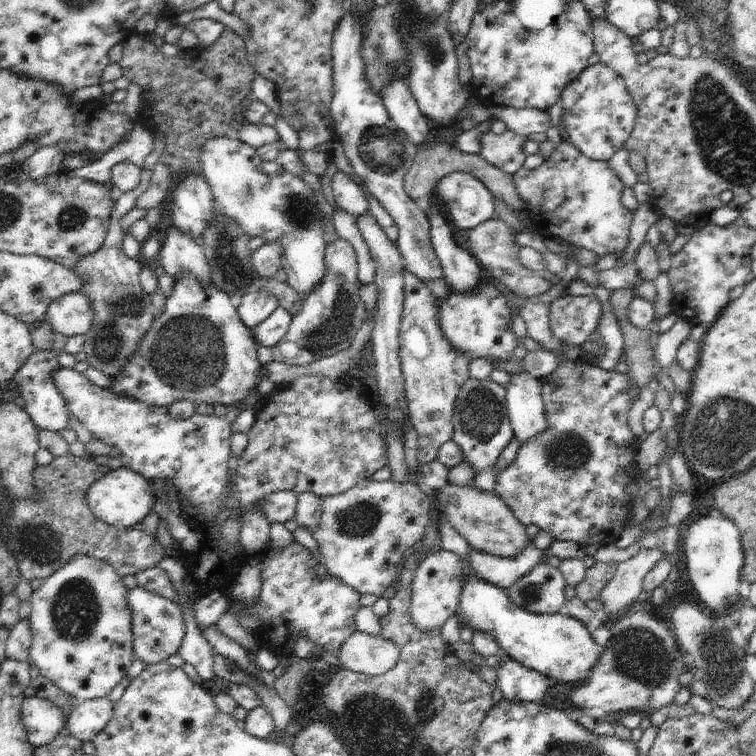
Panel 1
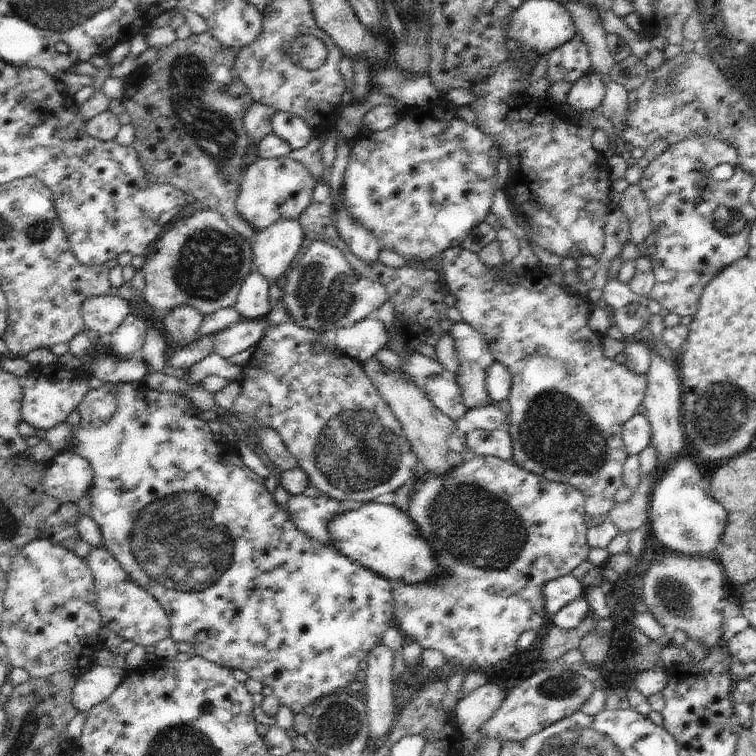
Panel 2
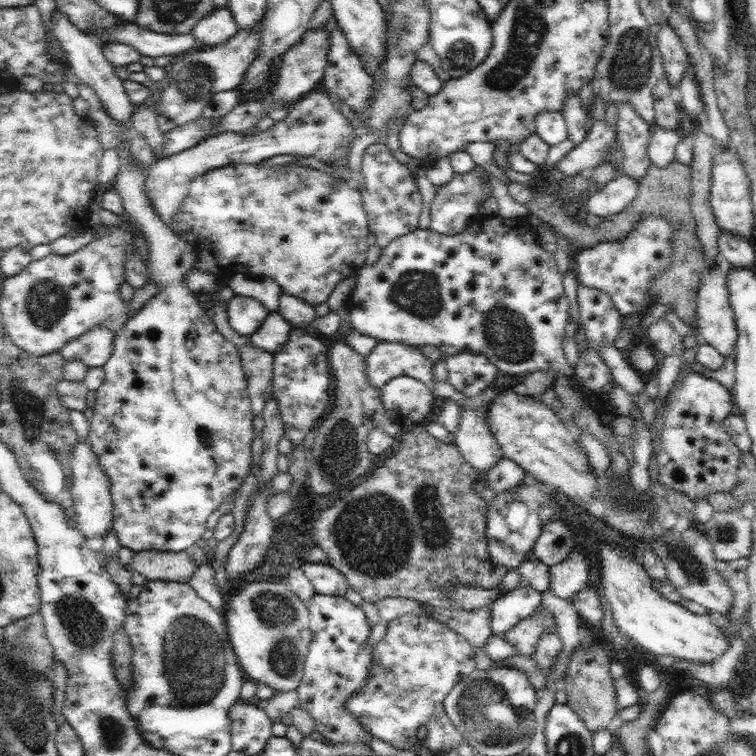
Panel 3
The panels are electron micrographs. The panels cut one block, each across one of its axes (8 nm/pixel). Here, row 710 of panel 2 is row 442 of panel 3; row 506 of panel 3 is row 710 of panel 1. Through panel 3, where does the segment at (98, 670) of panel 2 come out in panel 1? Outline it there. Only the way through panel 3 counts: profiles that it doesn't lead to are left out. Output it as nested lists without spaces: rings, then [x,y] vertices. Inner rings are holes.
[[[109,698],[85,700],[79,702],[75,712],[69,716],[67,728],[77,740],[89,744],[107,726],[111,716],[113,716],[113,702]]]

